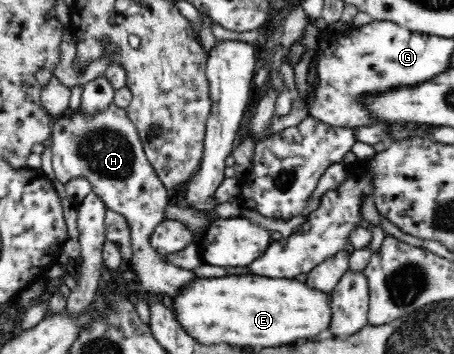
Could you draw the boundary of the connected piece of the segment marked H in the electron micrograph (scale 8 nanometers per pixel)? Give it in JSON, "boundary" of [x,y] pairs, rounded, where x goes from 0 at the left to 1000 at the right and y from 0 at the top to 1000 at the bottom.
{"boundary":[[[242,288],[238,311],[192,328],[176,302],[159,333],[117,336],[112,359],[108,438],[123,503],[137,517],[172,500],[194,506],[200,542],[220,556],[236,593],[269,605],[284,633],[291,686],[286,743],[308,802],[337,831],[392,836],[401,814],[432,791],[432,777],[401,749],[366,740],[328,686],[339,647],[366,610],[377,537],[357,517],[344,477],[326,458],[302,362],[278,308]]]}

